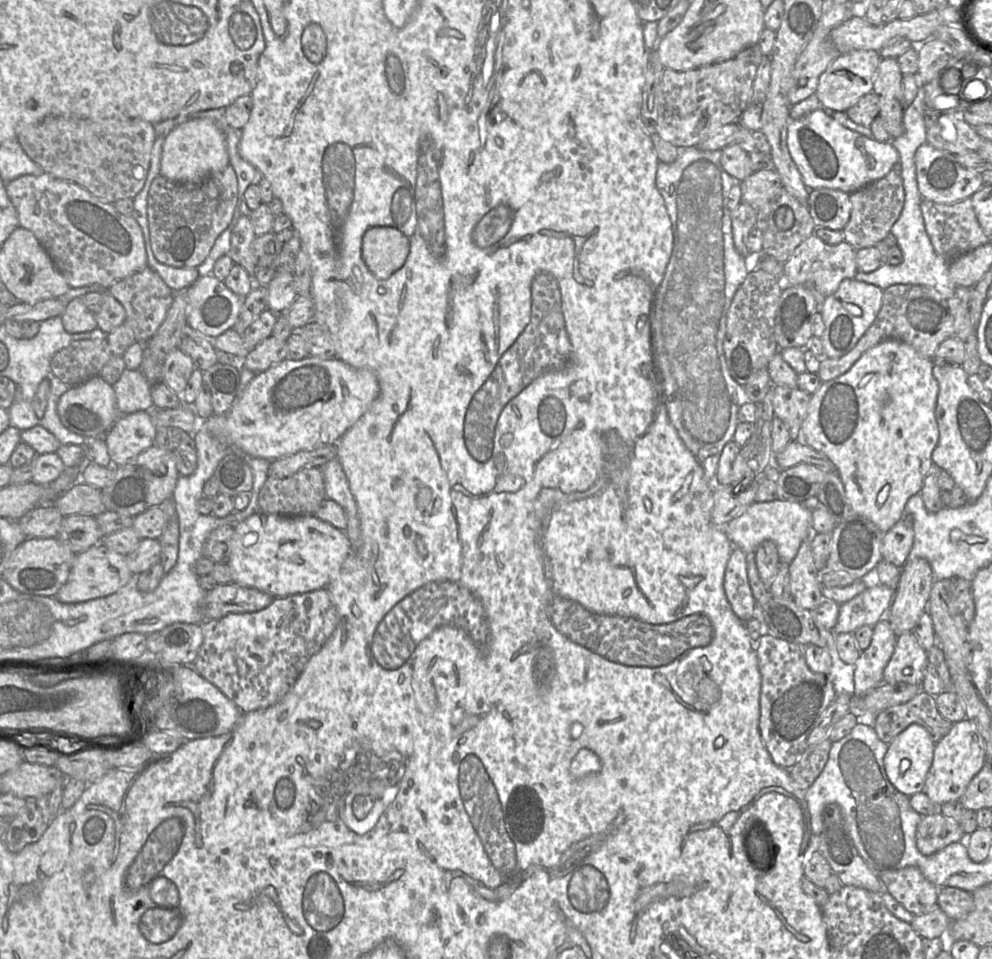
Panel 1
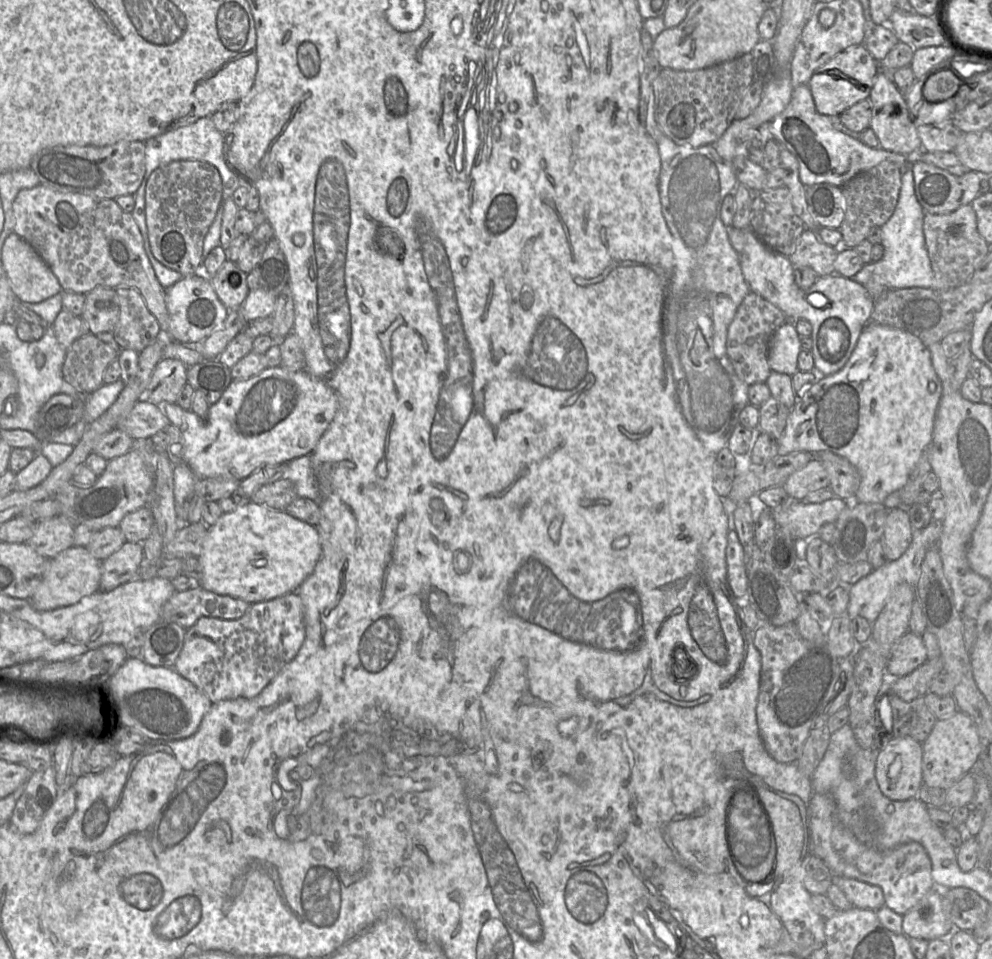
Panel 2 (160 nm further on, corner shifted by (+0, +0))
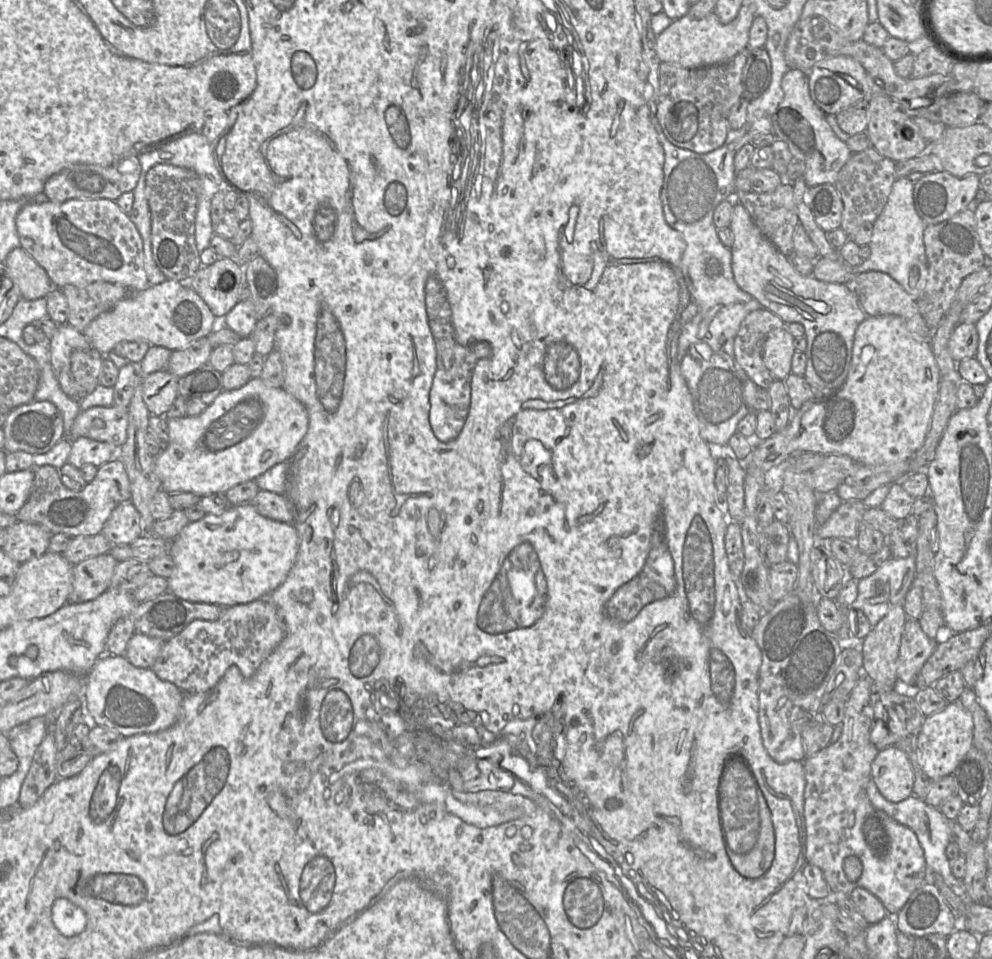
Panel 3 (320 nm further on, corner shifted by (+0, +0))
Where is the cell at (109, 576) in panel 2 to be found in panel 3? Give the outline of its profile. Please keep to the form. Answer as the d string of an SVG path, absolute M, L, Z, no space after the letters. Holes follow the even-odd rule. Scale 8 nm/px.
M110 554L89 557L73 568L72 591L68 603L93 600L110 587L118 561Z

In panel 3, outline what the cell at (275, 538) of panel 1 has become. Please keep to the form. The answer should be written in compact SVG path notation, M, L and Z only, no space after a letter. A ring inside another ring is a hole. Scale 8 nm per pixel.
M250 503L231 505L229 509L227 509L221 514L206 514L198 521L189 522L173 539L169 555L173 559L175 567L172 575L167 578L169 586L168 592L171 592L177 597L190 602L217 604L222 607L230 607L236 604L244 604L258 599L266 598L285 581L288 573L290 572L291 568L295 563L298 546L299 536L296 528L292 523L275 521L265 516L262 516Z

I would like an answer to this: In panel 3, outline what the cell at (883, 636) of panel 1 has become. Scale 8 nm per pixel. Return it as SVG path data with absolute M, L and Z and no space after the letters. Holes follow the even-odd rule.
M866 676L858 679L845 703L840 738L803 761L806 780L806 861L822 870L831 896L849 896L853 889L862 887L882 902L888 915L896 916L912 893L930 880L930 870L916 834L885 812L876 809L866 794L866 786L871 780L871 764L879 752L870 735L872 724L875 722L870 698L871 684L872 681Z

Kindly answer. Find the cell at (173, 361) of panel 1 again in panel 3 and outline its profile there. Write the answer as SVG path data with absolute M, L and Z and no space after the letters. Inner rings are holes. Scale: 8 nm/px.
M167 370L142 375L142 398L150 415L165 417L178 396L178 379Z

